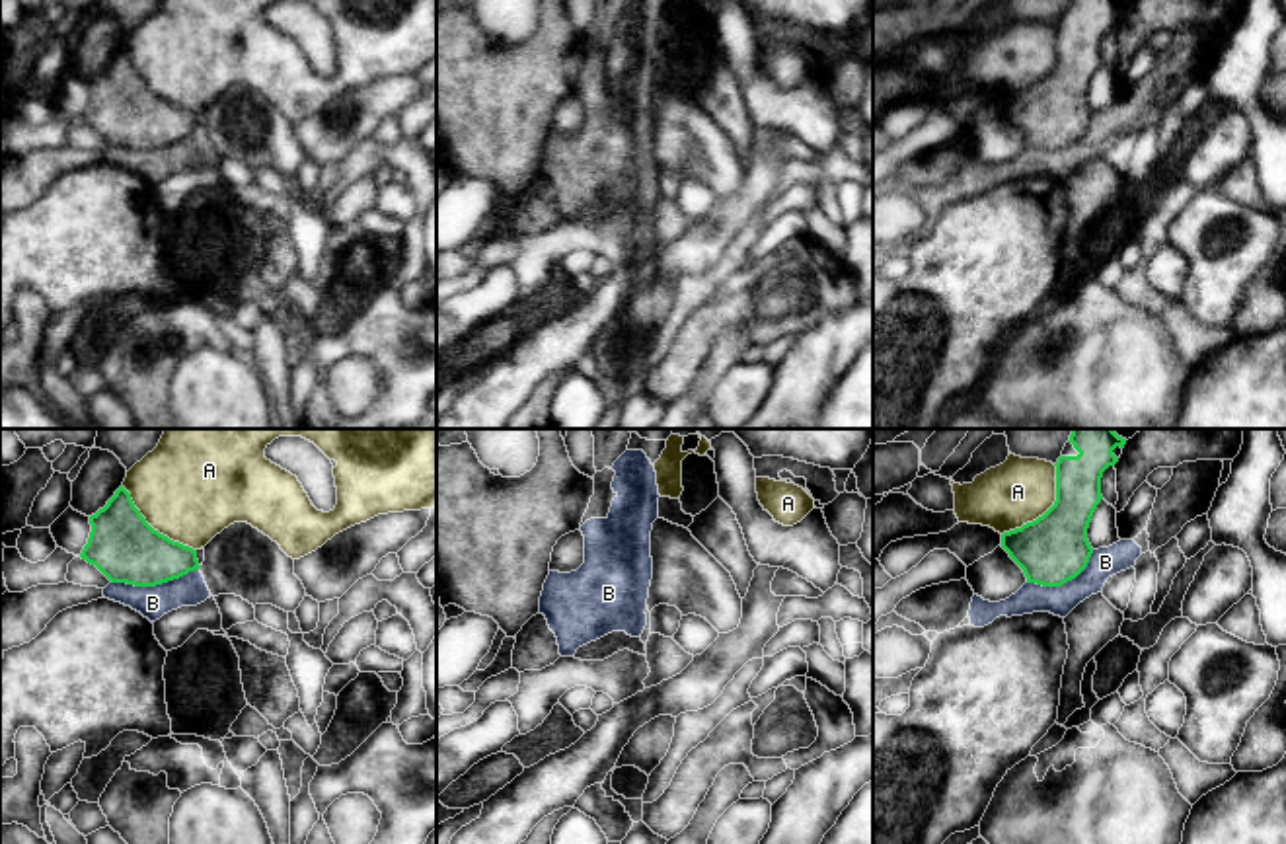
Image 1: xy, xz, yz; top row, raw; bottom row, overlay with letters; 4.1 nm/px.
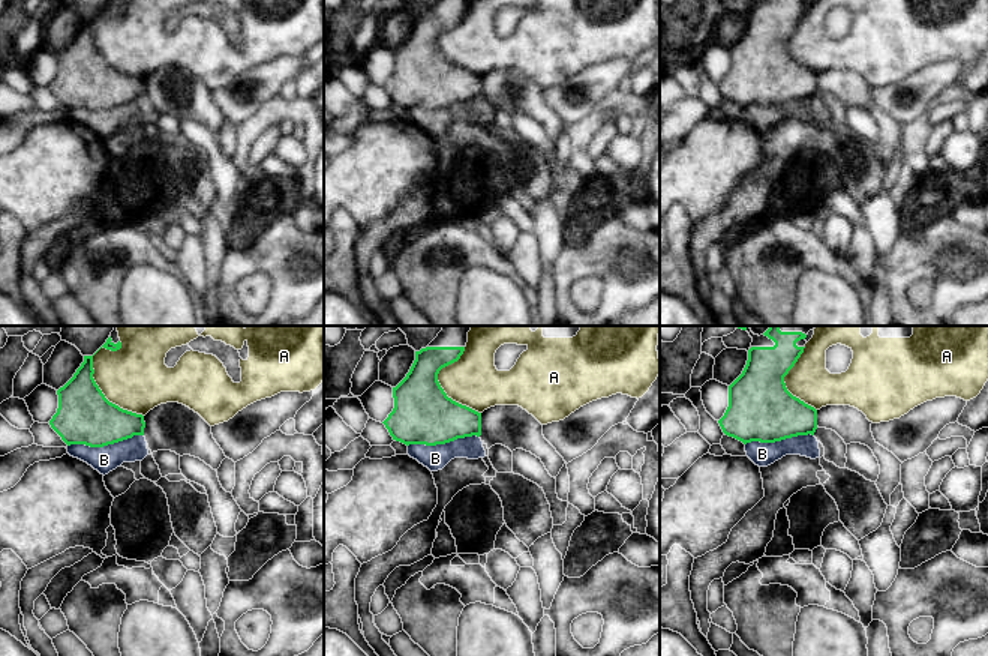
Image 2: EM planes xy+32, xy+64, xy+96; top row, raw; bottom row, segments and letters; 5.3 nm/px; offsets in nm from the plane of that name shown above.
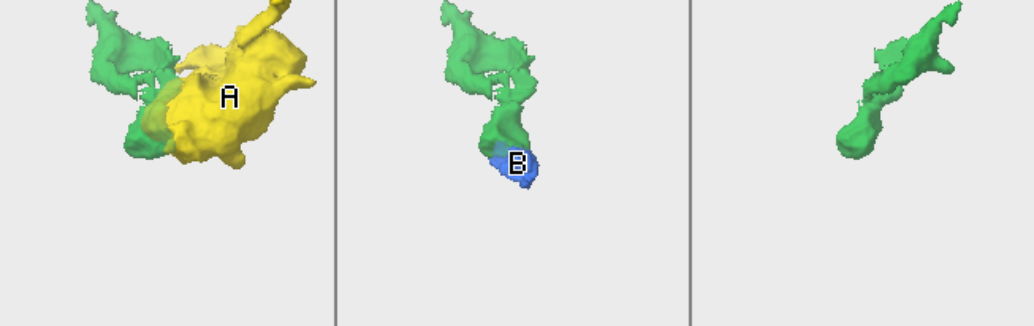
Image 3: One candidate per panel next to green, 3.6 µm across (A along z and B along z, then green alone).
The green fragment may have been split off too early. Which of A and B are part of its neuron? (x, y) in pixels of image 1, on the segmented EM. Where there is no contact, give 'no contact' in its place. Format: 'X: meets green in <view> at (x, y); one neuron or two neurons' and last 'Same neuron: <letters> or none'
A: meets green in yz at (1049, 509); two neurons
B: meets green in xy at (154, 585); two neurons
Same neuron: none

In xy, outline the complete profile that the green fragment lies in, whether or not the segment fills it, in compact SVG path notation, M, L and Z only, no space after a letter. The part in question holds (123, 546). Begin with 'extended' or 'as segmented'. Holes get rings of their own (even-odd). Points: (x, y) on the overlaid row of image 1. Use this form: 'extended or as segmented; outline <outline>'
as segmented; outline M123 485L90 517L90 524L80 557L111 583L156 587L201 569L197 550L154 530Z

